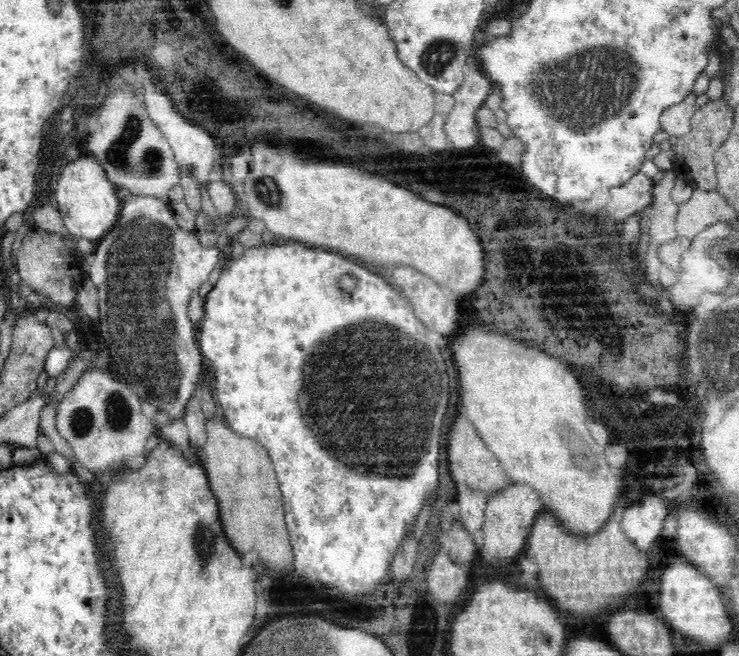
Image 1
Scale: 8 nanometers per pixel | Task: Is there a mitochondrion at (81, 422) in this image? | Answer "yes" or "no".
yes

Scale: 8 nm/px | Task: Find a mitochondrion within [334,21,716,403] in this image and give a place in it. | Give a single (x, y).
(591, 89)

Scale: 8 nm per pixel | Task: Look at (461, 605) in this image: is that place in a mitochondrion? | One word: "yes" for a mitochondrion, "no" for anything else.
no

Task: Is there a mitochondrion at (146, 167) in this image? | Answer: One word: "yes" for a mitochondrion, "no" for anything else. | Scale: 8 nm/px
yes

